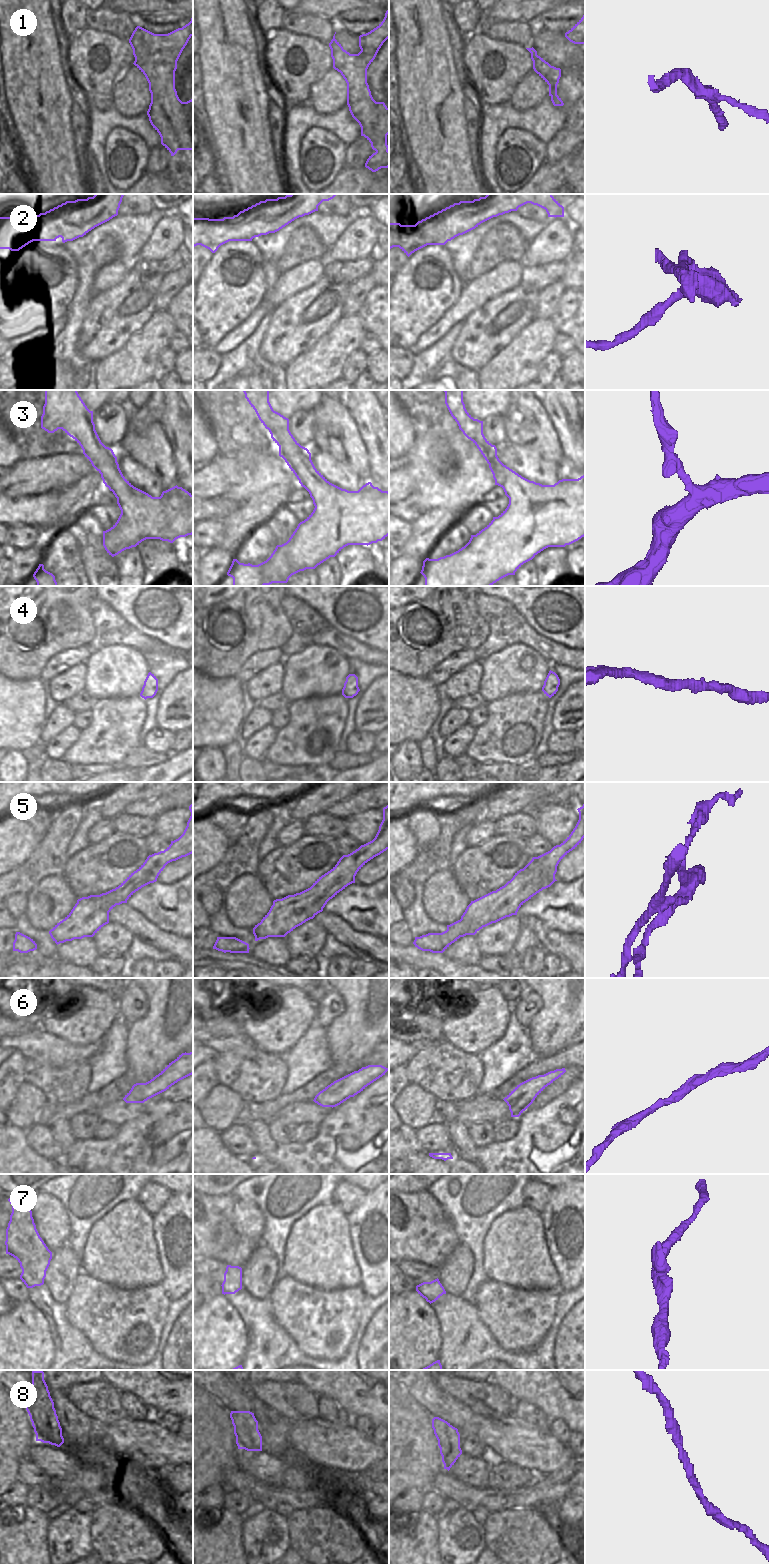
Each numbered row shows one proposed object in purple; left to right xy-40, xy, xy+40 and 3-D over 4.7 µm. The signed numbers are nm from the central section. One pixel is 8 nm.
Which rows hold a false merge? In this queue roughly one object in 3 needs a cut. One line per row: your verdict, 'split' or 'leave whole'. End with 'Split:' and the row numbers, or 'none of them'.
1: split
2: split
3: leave whole
4: leave whole
5: split
6: leave whole
7: leave whole
8: split
Split: 1, 2, 5, 8

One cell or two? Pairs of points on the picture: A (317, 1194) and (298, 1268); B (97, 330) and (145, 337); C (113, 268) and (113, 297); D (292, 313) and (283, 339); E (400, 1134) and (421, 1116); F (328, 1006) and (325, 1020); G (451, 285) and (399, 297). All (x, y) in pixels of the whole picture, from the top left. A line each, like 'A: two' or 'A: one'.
A: two
B: two
C: two
D: one
E: two
F: one
G: one

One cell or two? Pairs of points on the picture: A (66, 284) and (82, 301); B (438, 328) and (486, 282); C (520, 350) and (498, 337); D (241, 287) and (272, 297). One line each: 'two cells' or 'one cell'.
A: two cells
B: one cell
C: two cells
D: two cells

